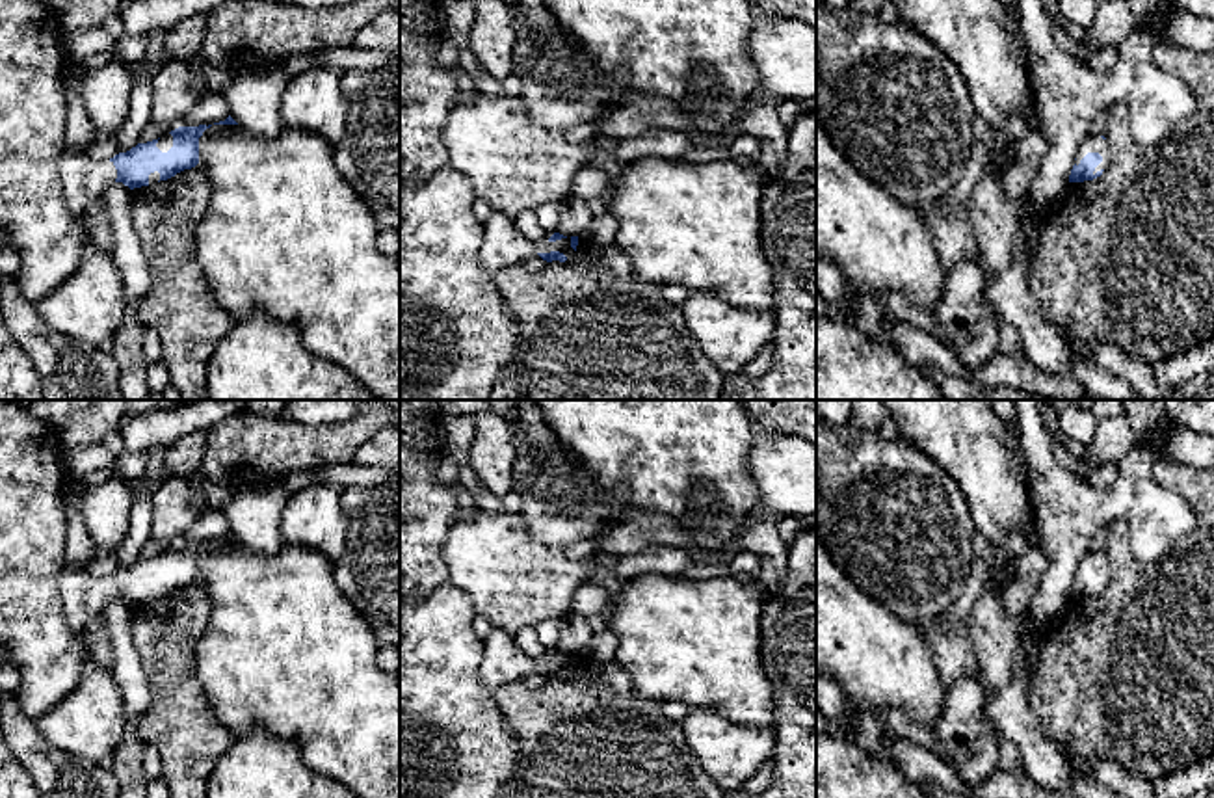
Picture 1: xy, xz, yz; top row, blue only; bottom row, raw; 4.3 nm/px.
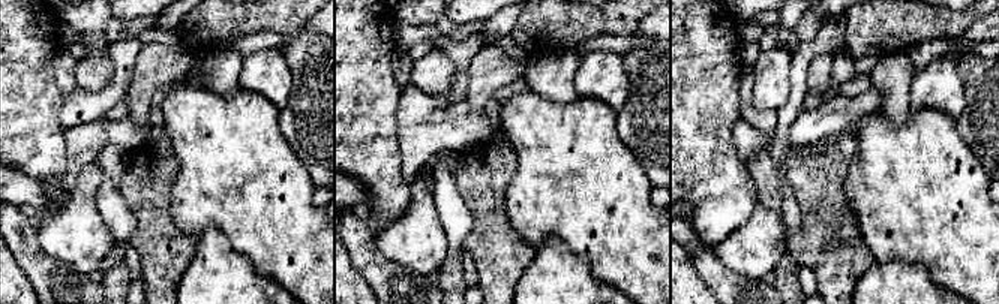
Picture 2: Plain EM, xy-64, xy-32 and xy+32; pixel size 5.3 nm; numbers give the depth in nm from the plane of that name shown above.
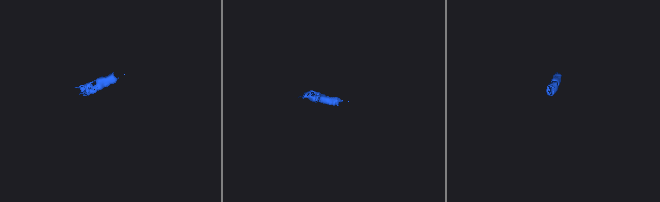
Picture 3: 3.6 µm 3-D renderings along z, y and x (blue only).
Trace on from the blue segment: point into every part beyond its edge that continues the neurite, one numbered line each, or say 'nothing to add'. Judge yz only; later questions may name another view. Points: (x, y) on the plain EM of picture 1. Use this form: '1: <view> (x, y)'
1: yz (1092, 560)

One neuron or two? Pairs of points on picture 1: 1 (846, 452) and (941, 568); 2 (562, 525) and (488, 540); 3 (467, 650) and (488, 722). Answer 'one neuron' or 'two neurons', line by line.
1: one neuron
2: two neurons
3: one neuron

